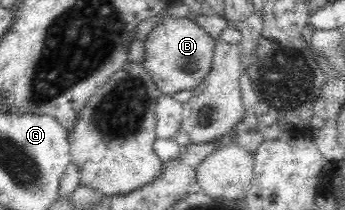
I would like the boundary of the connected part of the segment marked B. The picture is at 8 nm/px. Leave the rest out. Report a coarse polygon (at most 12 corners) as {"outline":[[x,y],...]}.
{"outline":[[165,17],[142,65],[163,95],[194,90],[216,43],[196,21]]}

